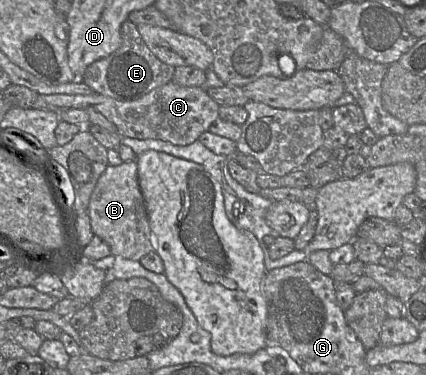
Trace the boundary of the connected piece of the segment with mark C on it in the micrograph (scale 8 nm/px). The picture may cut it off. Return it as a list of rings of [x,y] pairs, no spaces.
[[[169,82],[153,89],[146,95],[131,101],[120,101],[99,93],[89,95],[39,94],[32,108],[61,113],[68,109],[93,107],[112,122],[120,136],[138,140],[155,139],[174,145],[186,146],[208,131],[219,117],[219,105],[201,87],[179,86]]]

